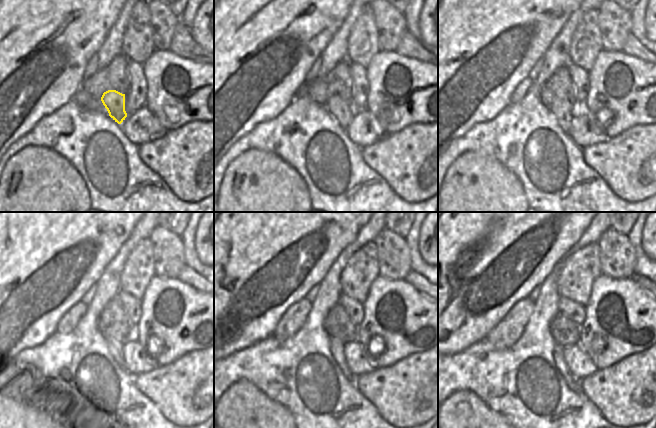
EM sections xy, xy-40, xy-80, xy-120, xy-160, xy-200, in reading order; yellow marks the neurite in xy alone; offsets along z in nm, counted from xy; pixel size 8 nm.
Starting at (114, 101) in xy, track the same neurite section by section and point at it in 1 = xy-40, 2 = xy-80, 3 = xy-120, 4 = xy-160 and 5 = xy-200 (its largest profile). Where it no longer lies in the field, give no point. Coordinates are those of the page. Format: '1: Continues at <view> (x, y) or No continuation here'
1: Continues at xy-40 (342, 111)
2: Continues at xy-80 (561, 110)
3: Continues at xy-120 (115, 347)
4: Continues at xy-160 (337, 347)
5: Continues at xy-200 (573, 383)

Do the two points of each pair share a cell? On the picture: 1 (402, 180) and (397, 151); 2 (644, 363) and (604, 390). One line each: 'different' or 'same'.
1: same
2: same

